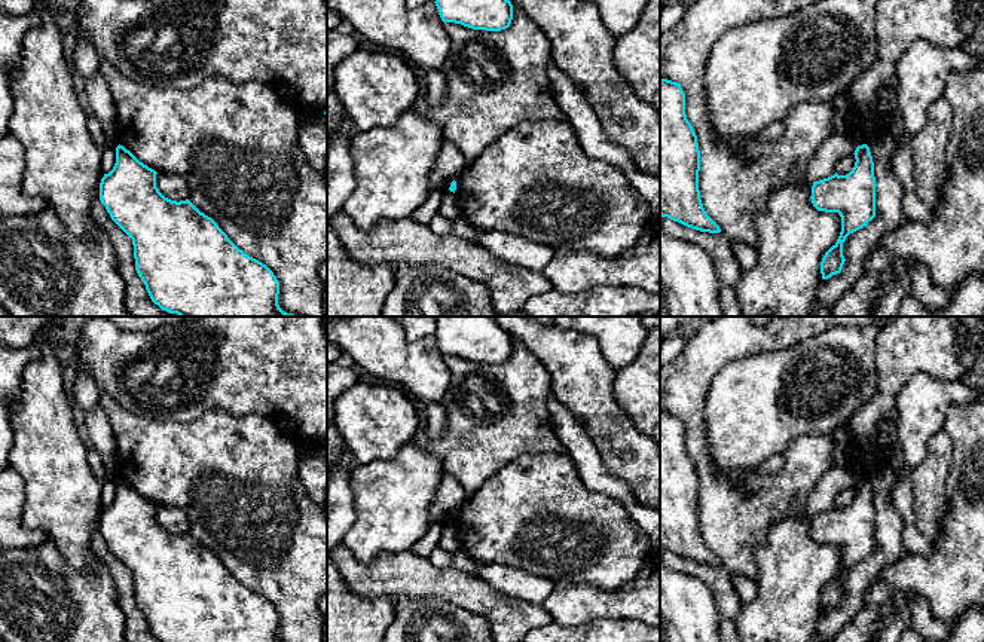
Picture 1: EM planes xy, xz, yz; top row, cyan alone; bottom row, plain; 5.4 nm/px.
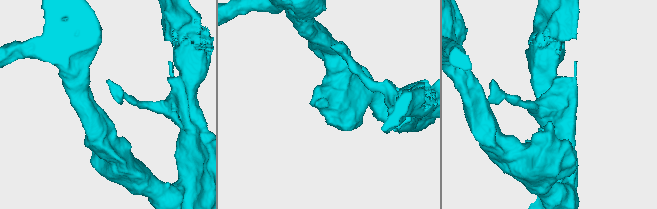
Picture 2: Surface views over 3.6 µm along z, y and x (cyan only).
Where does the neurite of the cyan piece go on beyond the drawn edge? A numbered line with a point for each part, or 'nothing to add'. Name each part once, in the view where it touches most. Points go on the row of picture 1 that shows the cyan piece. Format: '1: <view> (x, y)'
nothing to add

